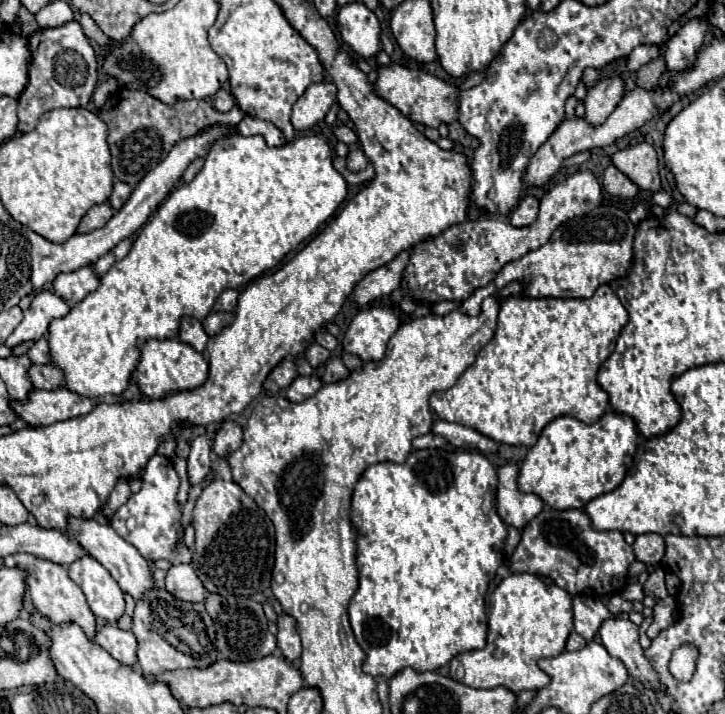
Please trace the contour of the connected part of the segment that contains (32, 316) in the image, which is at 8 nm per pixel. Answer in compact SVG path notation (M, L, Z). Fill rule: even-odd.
M49 289L39 291L31 301L31 307L27 309L27 313L23 313L23 321L17 325L13 335L5 339L5 345L13 349L25 341L39 341L47 333L49 323L57 317L65 317L67 313L69 313L69 307L61 297L57 297Z

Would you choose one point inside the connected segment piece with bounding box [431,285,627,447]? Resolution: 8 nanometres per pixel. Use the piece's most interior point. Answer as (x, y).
(542, 362)

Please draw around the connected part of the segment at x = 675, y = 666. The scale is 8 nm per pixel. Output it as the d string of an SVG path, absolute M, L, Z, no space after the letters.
M683 645L679 647L673 657L671 657L671 673L675 679L679 681L689 681L693 677L693 669L695 669L695 661L697 661L697 651L691 645Z

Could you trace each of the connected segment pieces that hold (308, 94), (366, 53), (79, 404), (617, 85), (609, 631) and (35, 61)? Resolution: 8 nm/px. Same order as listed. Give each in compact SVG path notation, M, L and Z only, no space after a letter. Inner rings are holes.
M331 81L313 83L305 89L305 93L293 105L291 123L297 131L305 131L317 121L325 119L329 107L335 103L337 87Z
M351 1L339 7L337 29L343 43L347 43L351 51L365 59L377 57L377 53L383 51L381 23L365 3Z
M63 387L55 391L31 391L27 401L11 403L13 411L33 427L43 427L79 415L87 415L93 411L95 405L97 399L69 393L69 389Z
M615 71L611 75L601 77L589 91L585 97L585 119L591 125L601 125L617 107L617 103L623 97L623 89L625 89L625 81L621 71Z
M625 617L605 619L601 623L601 643L613 657L619 657L627 665L631 677L641 681L647 689L659 687L653 667L643 657L643 647L639 645L639 627L635 623Z
M69 21L61 27L53 29L37 29L27 37L27 45L31 49L31 65L29 65L29 81L25 91L19 95L19 125L17 131L27 133L33 131L37 119L57 107L87 107L91 101L93 89L97 85L97 59L95 51L89 45L81 25L77 21Z

